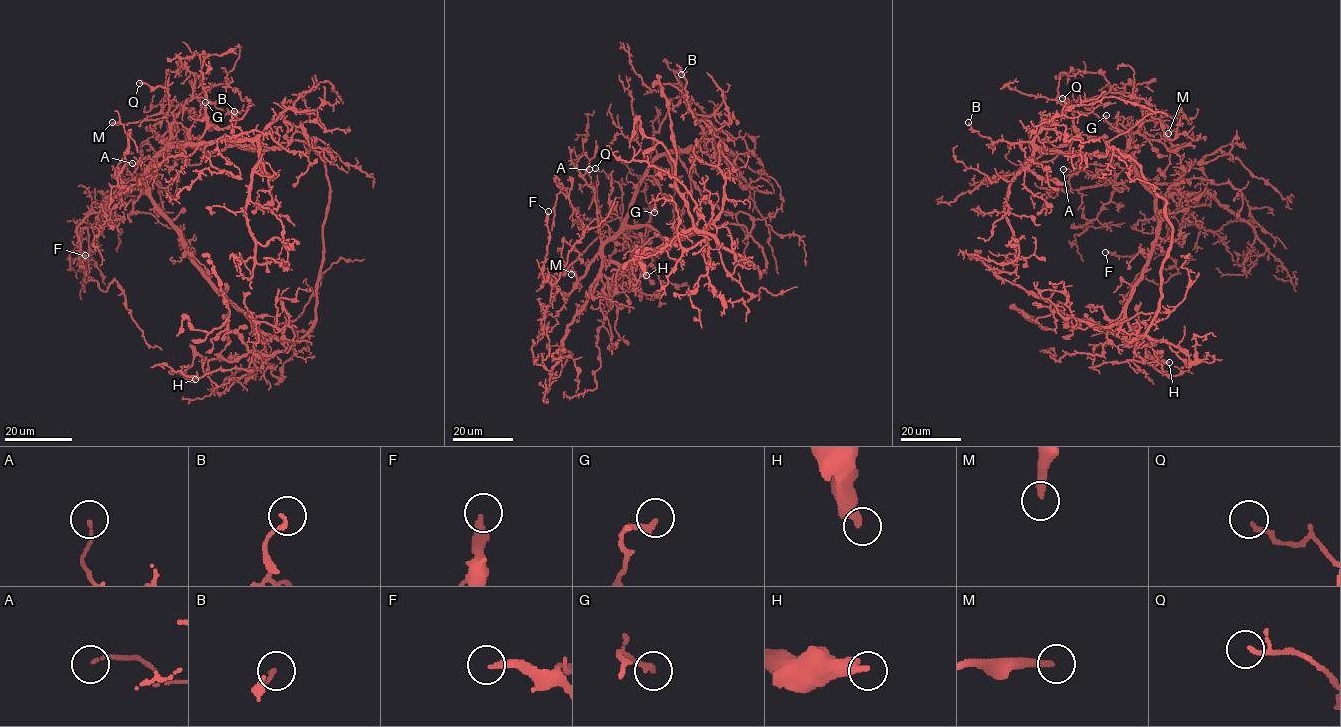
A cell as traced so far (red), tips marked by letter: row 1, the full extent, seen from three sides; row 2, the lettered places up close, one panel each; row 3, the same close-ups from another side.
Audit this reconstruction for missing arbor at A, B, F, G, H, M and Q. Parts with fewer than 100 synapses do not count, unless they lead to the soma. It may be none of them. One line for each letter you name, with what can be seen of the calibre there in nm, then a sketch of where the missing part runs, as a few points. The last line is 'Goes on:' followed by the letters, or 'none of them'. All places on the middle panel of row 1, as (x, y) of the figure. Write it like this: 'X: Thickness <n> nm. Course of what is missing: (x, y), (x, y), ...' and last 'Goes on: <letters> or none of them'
M: Thickness 280 nm
Goes on: M

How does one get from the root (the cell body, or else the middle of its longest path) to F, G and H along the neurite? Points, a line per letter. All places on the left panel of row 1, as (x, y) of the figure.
F: (326, 173), (325, 162), (299, 140), (266, 149), (169, 145), (141, 181), (126, 179), (78, 226), (85, 255)
G: (326, 173), (325, 162), (299, 140), (266, 149), (171, 143), (172, 124), (189, 128), (205, 102)
H: (326, 173), (330, 198), (311, 327), (271, 354), (254, 351), (233, 360), (197, 354), (185, 370), (195, 379)

